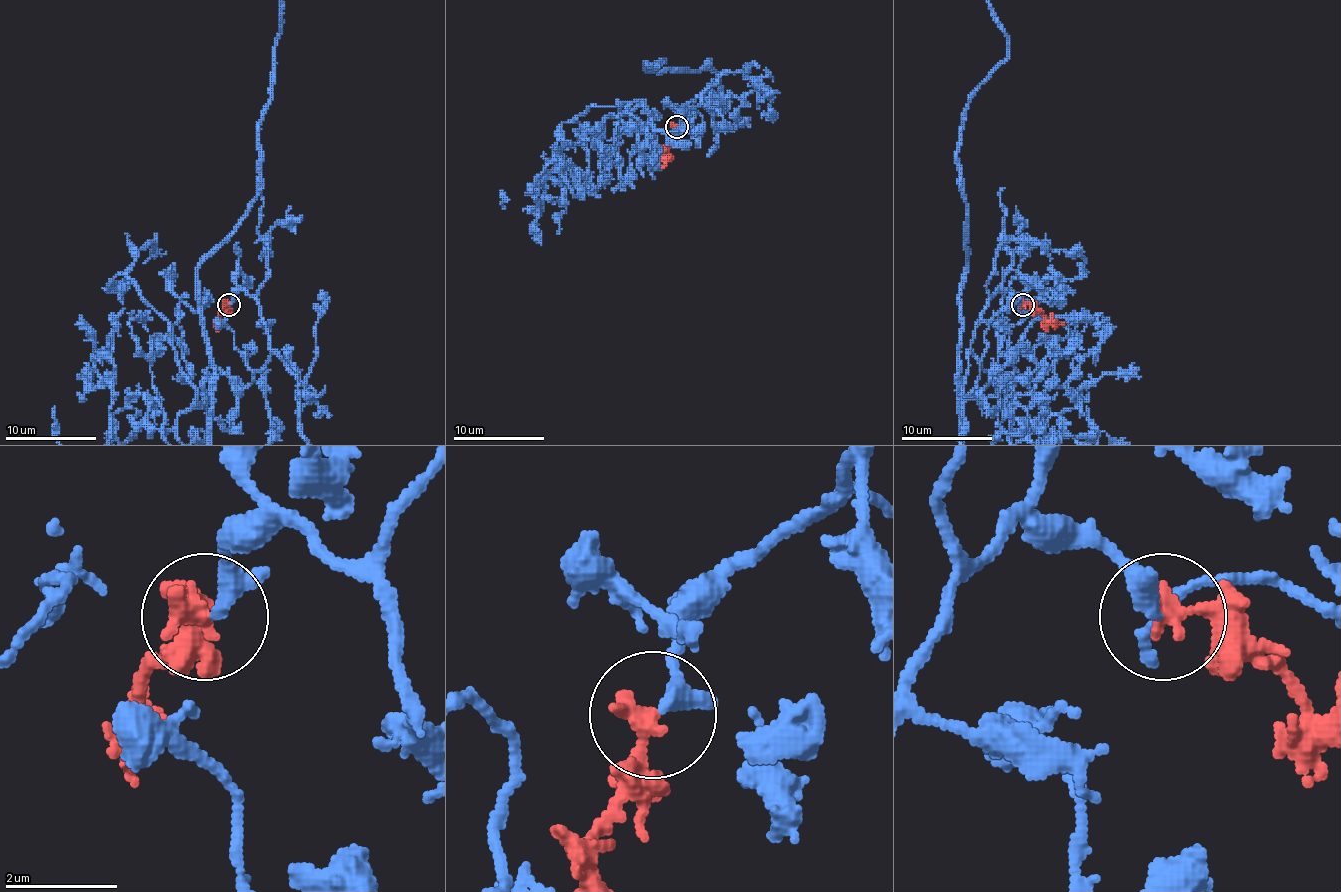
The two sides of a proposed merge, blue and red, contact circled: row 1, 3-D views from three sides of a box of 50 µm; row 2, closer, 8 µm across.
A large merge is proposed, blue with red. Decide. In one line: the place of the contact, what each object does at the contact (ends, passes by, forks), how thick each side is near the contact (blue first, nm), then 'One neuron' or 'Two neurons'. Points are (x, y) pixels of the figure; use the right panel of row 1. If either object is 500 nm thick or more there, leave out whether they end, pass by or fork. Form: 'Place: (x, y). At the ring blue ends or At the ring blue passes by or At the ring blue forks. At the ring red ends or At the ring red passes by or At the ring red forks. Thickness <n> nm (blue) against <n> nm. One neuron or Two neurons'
Place: (1022, 304). At the ring blue passes by. At the ring red ends. Thickness 240 nm (blue) against 380 nm. One neuron

